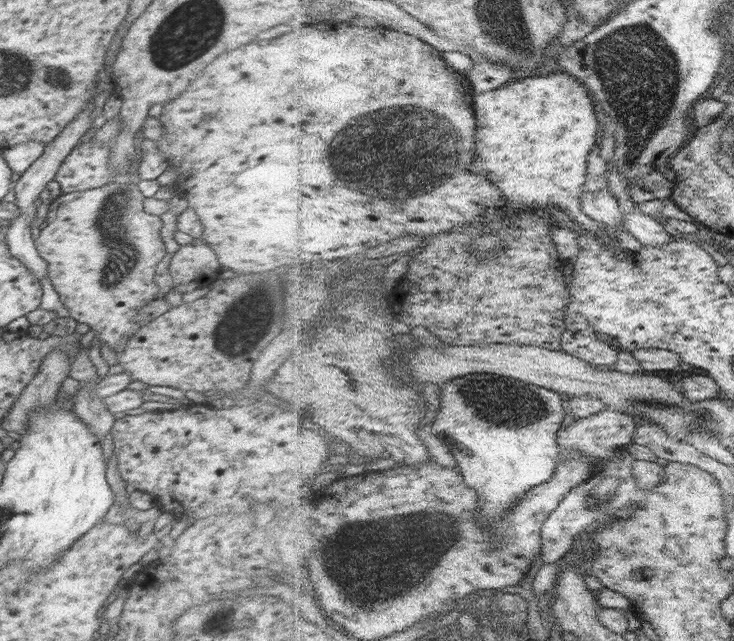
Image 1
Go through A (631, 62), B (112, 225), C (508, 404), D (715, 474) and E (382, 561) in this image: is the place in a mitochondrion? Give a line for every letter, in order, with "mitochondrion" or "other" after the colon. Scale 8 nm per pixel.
A: mitochondrion
B: mitochondrion
C: mitochondrion
D: other
E: mitochondrion

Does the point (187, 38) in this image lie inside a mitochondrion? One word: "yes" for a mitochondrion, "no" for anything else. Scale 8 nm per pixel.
yes

